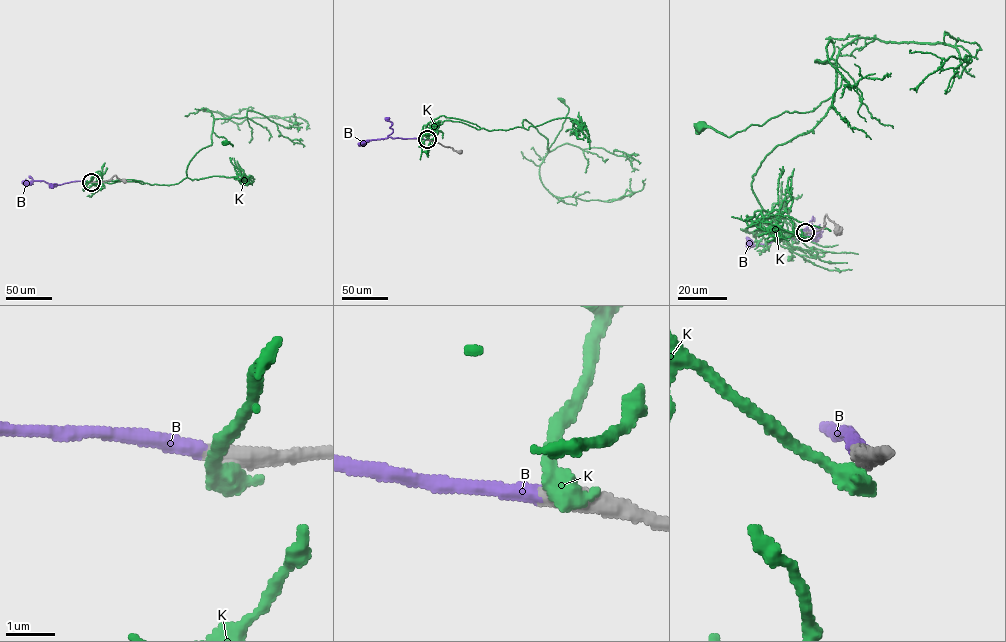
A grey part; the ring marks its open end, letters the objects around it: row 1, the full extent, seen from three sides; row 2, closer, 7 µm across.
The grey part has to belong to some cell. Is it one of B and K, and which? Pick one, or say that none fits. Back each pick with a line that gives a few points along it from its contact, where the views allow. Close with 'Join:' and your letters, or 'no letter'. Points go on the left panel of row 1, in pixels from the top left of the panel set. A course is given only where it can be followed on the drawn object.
B: Its course: (91, 182), (51, 185)
Join: B

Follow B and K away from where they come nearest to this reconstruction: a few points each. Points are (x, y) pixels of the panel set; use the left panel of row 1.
B: (91, 182), (51, 185)
K: (91, 182), (100, 171), (109, 183), (176, 184), (211, 145), (213, 130), (226, 142)

